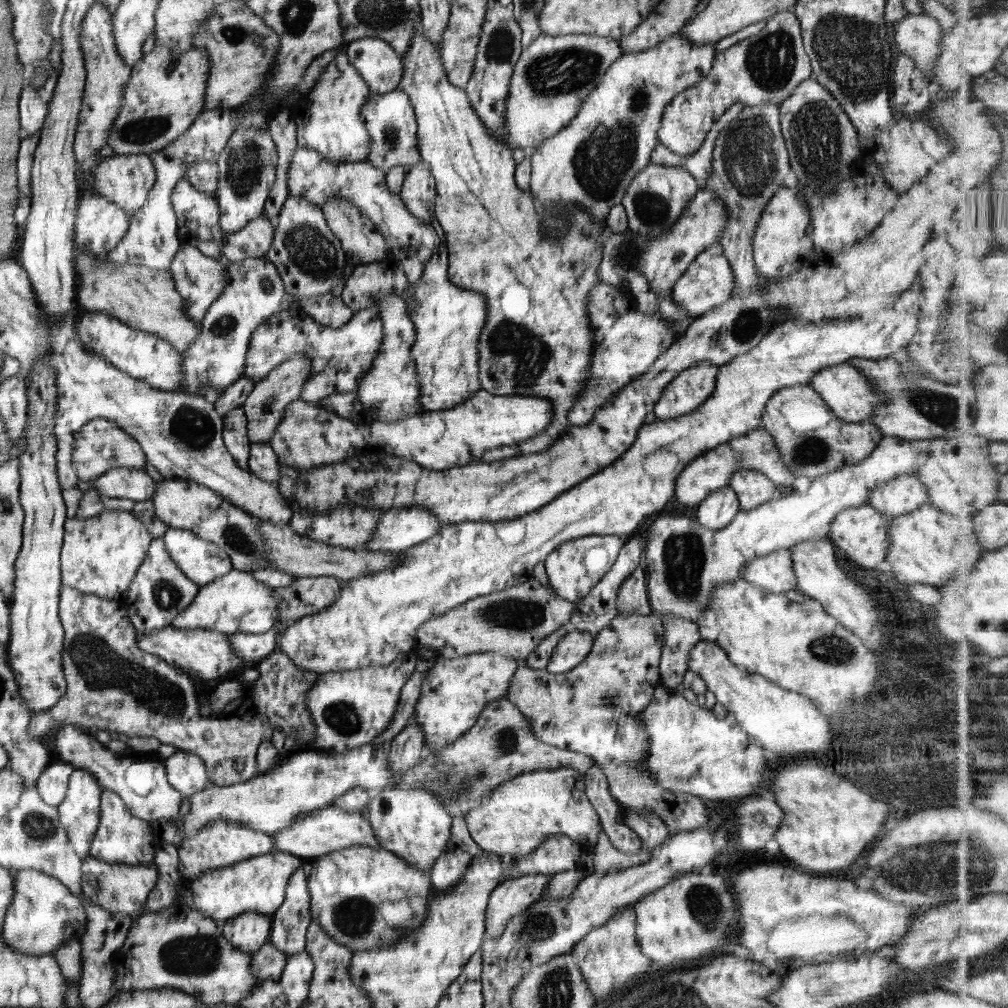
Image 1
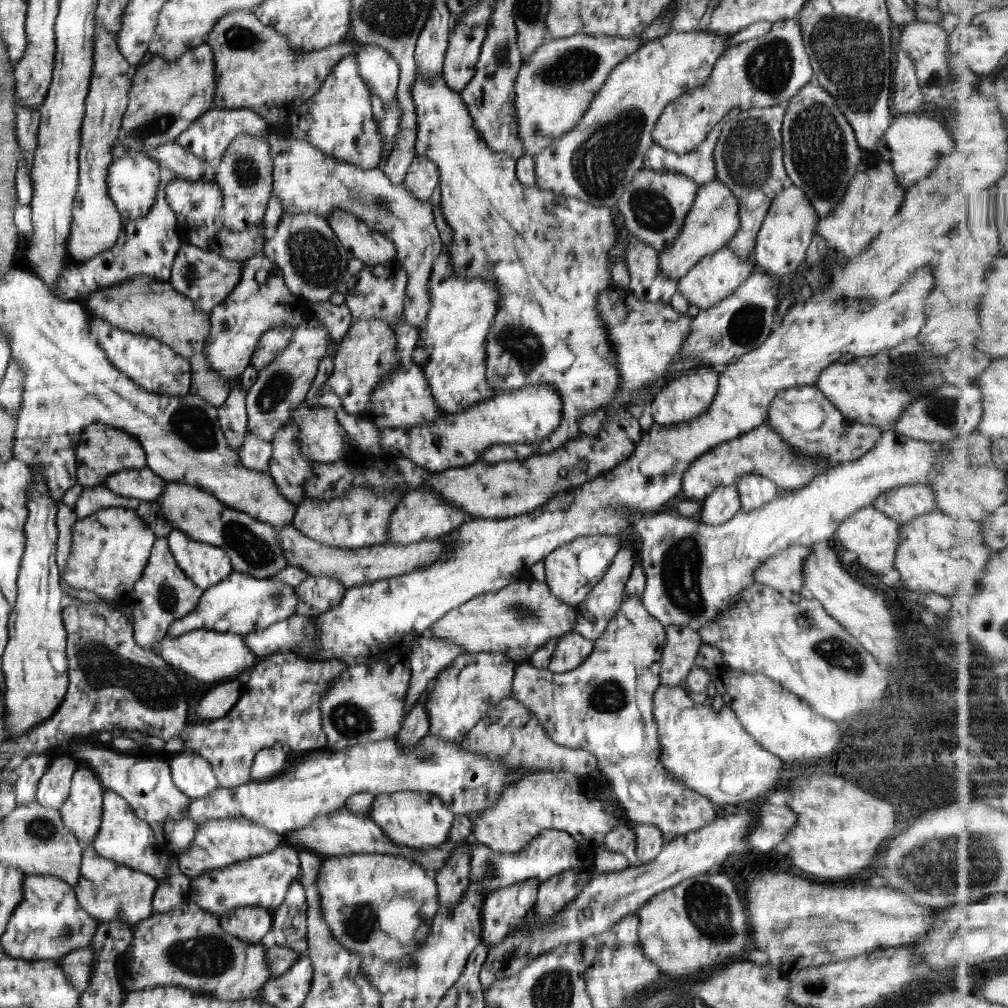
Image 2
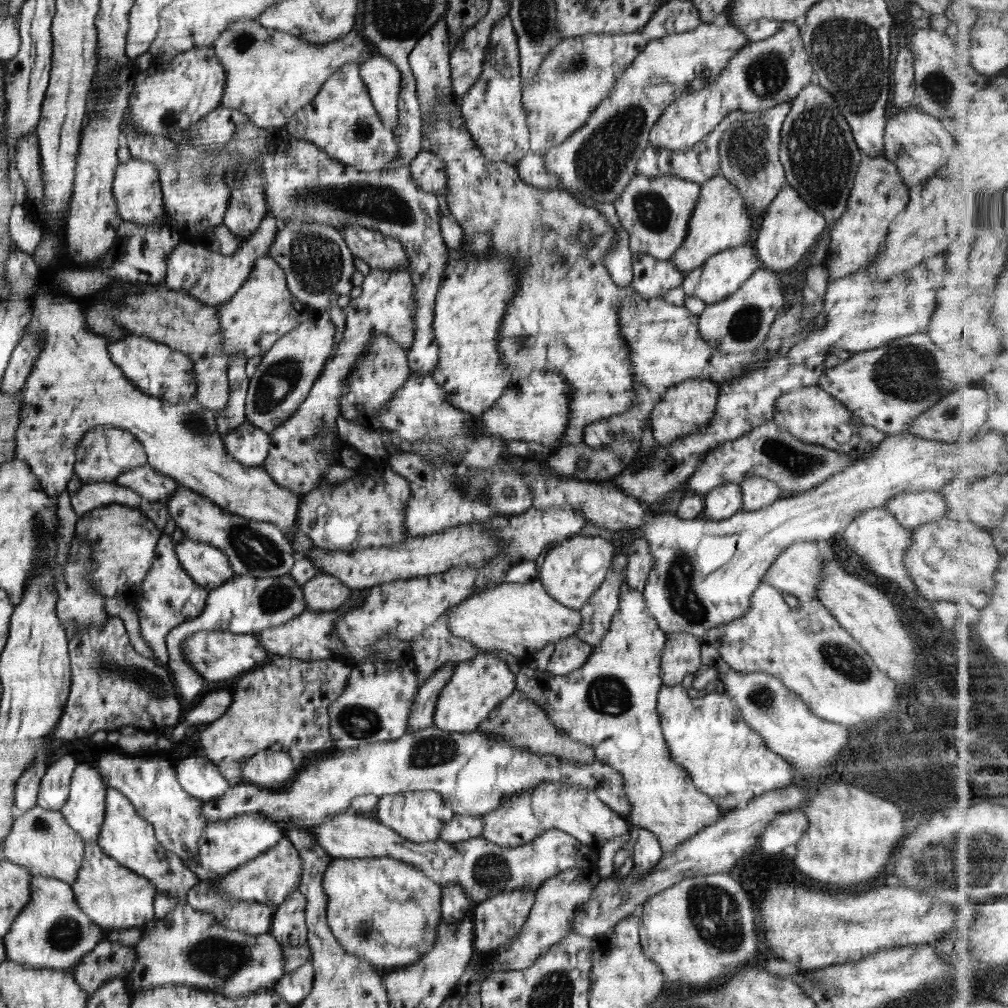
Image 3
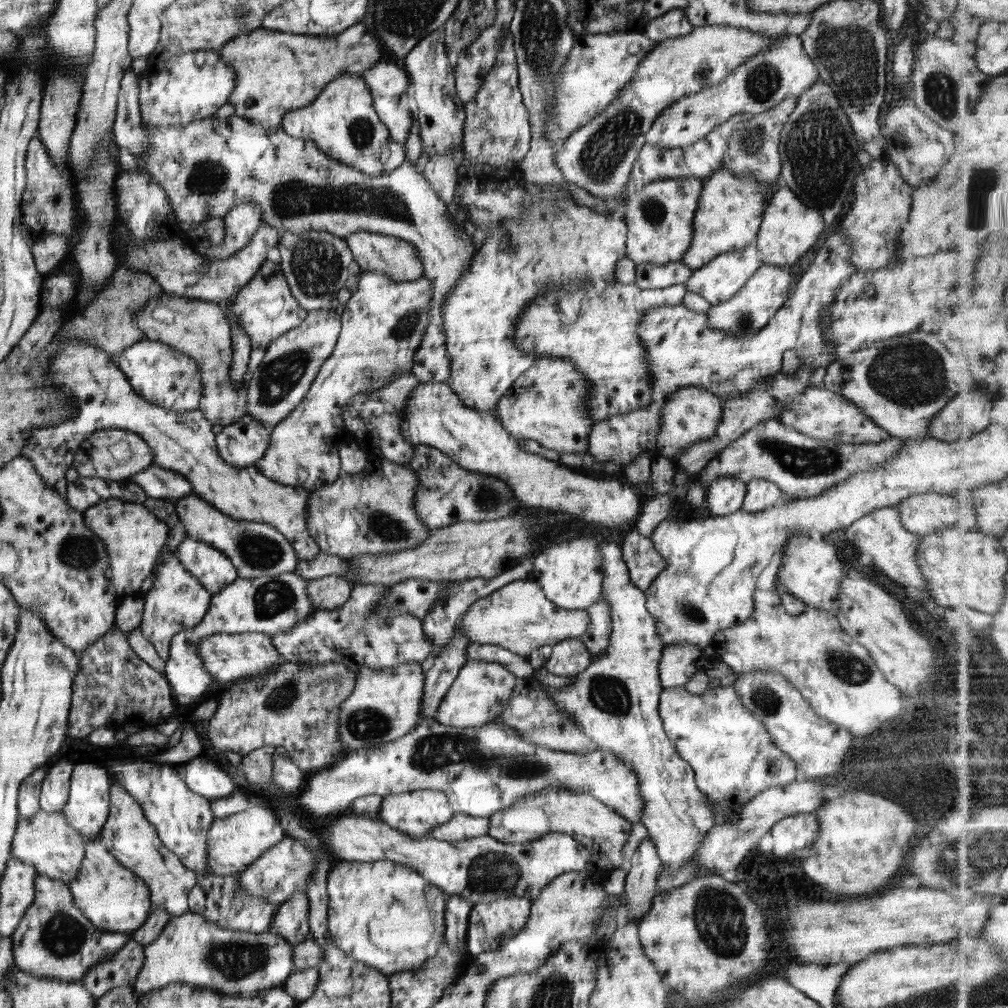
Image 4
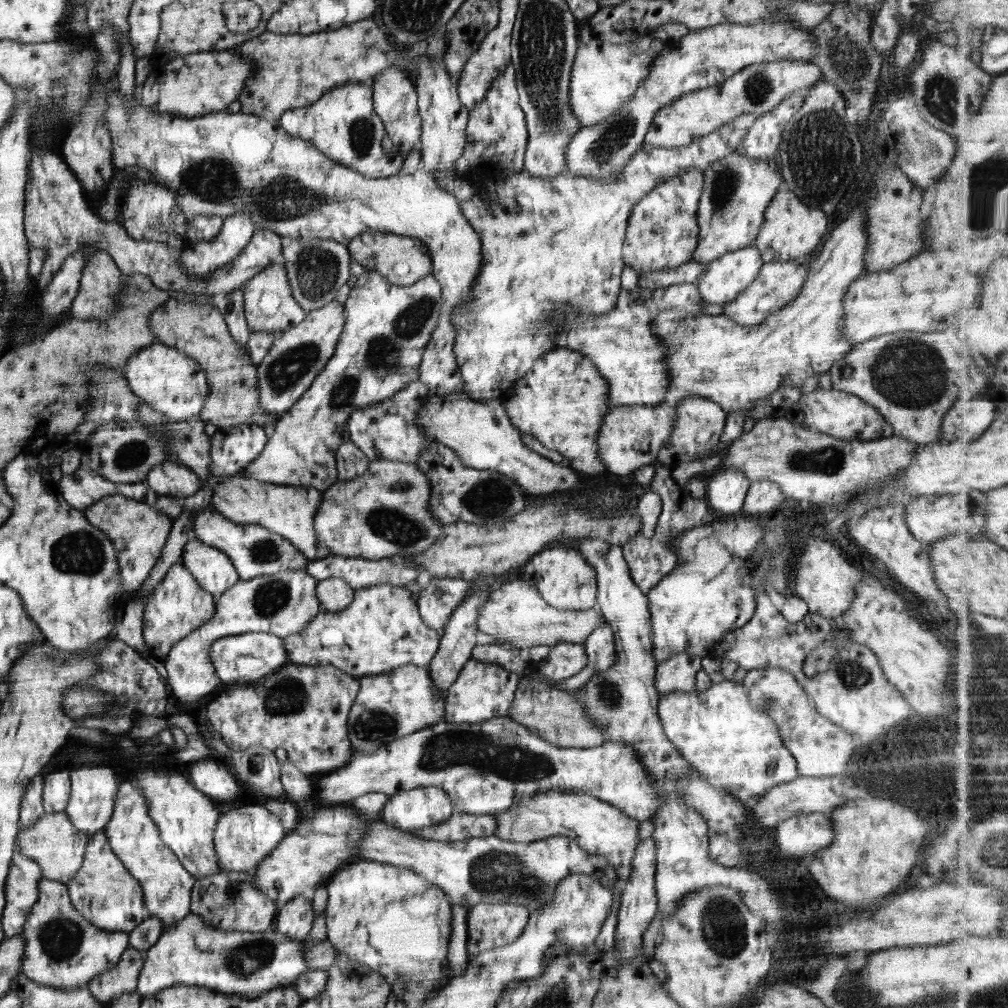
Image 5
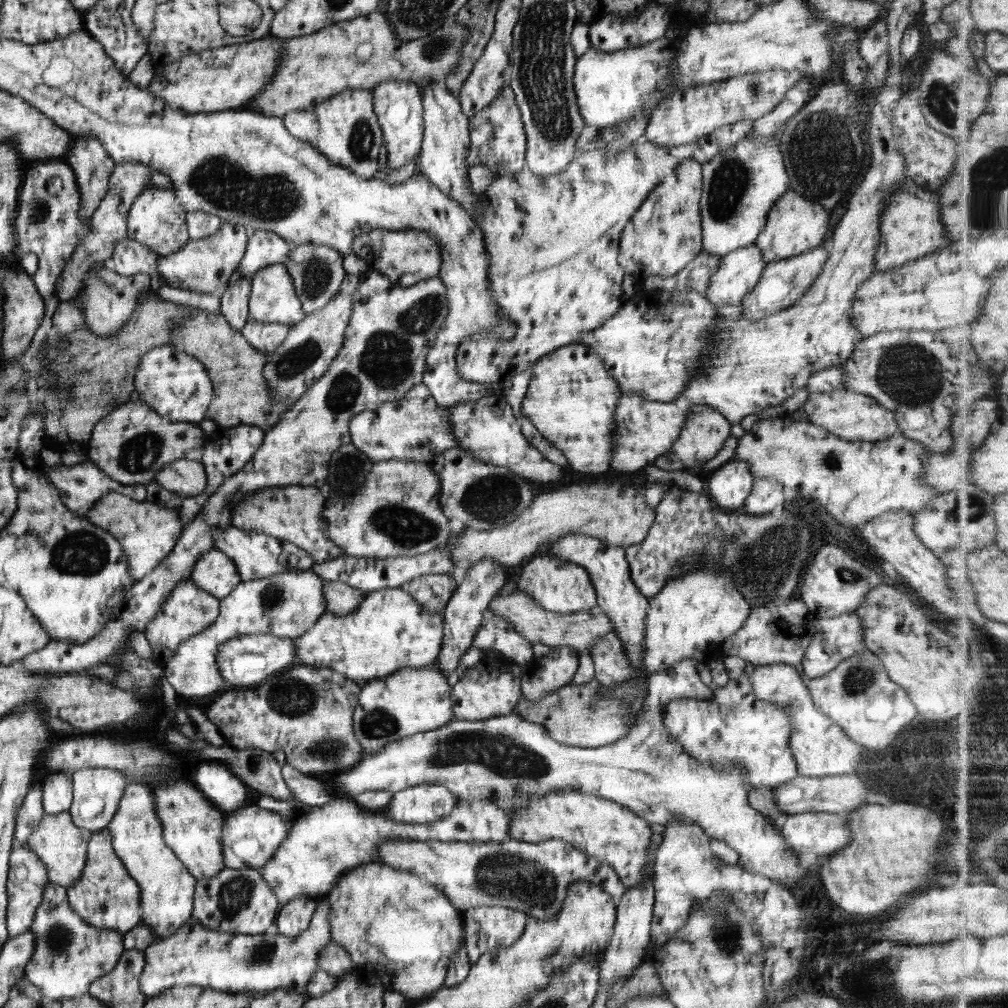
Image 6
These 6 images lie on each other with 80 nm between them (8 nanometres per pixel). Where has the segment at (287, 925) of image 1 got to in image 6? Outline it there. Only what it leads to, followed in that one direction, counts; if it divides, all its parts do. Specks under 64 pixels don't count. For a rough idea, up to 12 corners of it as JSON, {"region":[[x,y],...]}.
{"region":[[303,895],[279,907],[278,933],[296,937],[307,928],[316,907]]}

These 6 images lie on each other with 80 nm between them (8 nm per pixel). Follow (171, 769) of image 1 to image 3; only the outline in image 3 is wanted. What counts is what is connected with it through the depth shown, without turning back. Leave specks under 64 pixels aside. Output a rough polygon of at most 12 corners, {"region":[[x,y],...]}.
{"region":[[203,756],[172,765],[180,788],[209,801],[230,788]]}

